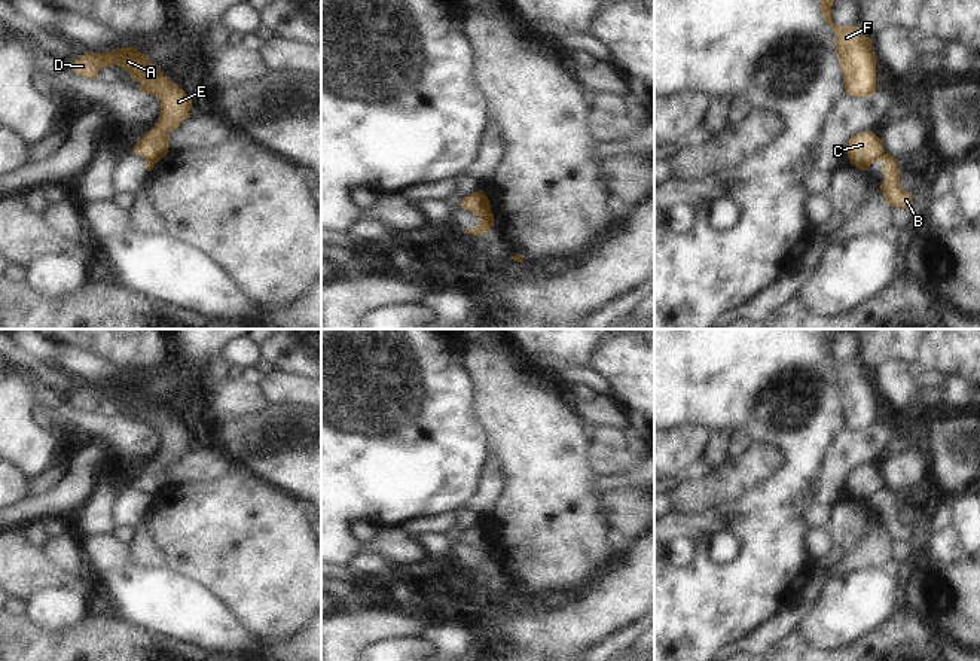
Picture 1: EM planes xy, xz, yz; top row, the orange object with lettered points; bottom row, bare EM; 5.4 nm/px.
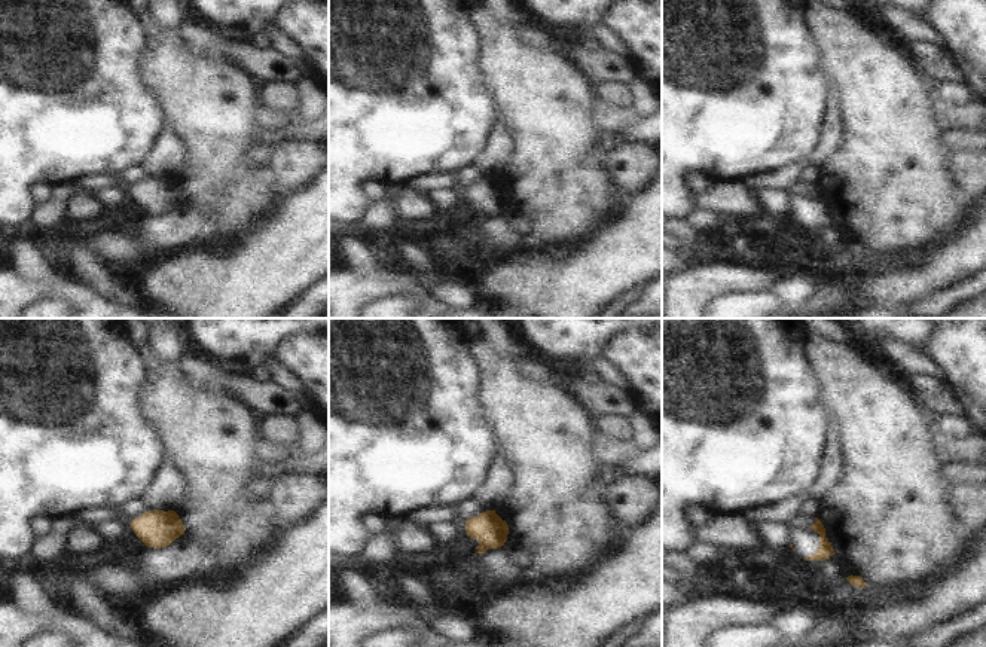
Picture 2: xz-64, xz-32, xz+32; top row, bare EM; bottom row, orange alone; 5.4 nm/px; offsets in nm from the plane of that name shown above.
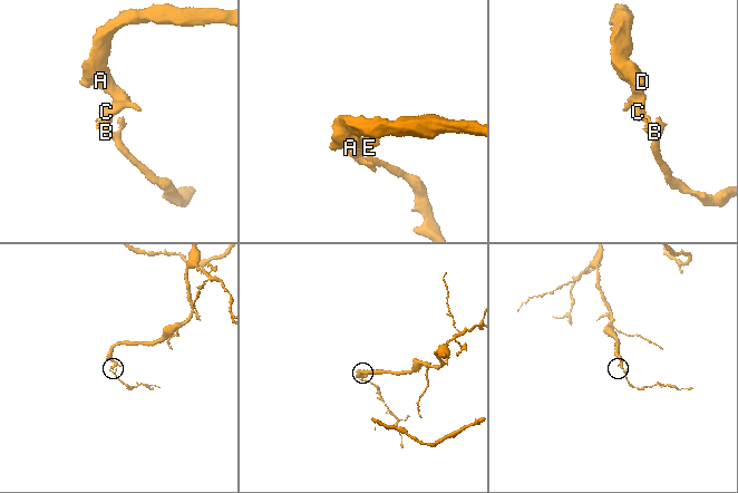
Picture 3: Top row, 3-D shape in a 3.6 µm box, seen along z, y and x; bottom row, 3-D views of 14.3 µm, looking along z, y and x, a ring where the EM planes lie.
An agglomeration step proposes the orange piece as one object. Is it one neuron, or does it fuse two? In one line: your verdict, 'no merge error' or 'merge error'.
merge error

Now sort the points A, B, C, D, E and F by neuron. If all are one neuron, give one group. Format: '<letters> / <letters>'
A C D E F / B

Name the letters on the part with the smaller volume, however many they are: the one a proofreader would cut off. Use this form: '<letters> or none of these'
B

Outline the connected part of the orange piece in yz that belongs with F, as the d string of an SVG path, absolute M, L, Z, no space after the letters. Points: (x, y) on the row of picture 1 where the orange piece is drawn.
M819 0L824 21L831 25L846 94L871 97L876 94L876 55L871 40L858 25L836 25L831 21L834 0Z

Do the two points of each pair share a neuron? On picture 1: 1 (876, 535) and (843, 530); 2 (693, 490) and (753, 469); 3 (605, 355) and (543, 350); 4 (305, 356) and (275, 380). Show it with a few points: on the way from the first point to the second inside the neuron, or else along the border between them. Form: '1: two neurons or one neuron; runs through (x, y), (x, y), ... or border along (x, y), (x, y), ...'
1: one neuron; runs through (869, 535), (851, 530)
2: one neuron; runs through (708, 487), (738, 475)
3: two neurons; border along (598, 344), (588, 365)
4: two neurons; border along (274, 369), (305, 377)

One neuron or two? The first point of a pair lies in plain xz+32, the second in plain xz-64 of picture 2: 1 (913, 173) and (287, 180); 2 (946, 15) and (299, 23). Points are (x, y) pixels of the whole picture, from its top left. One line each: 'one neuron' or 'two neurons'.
1: two neurons
2: one neuron

